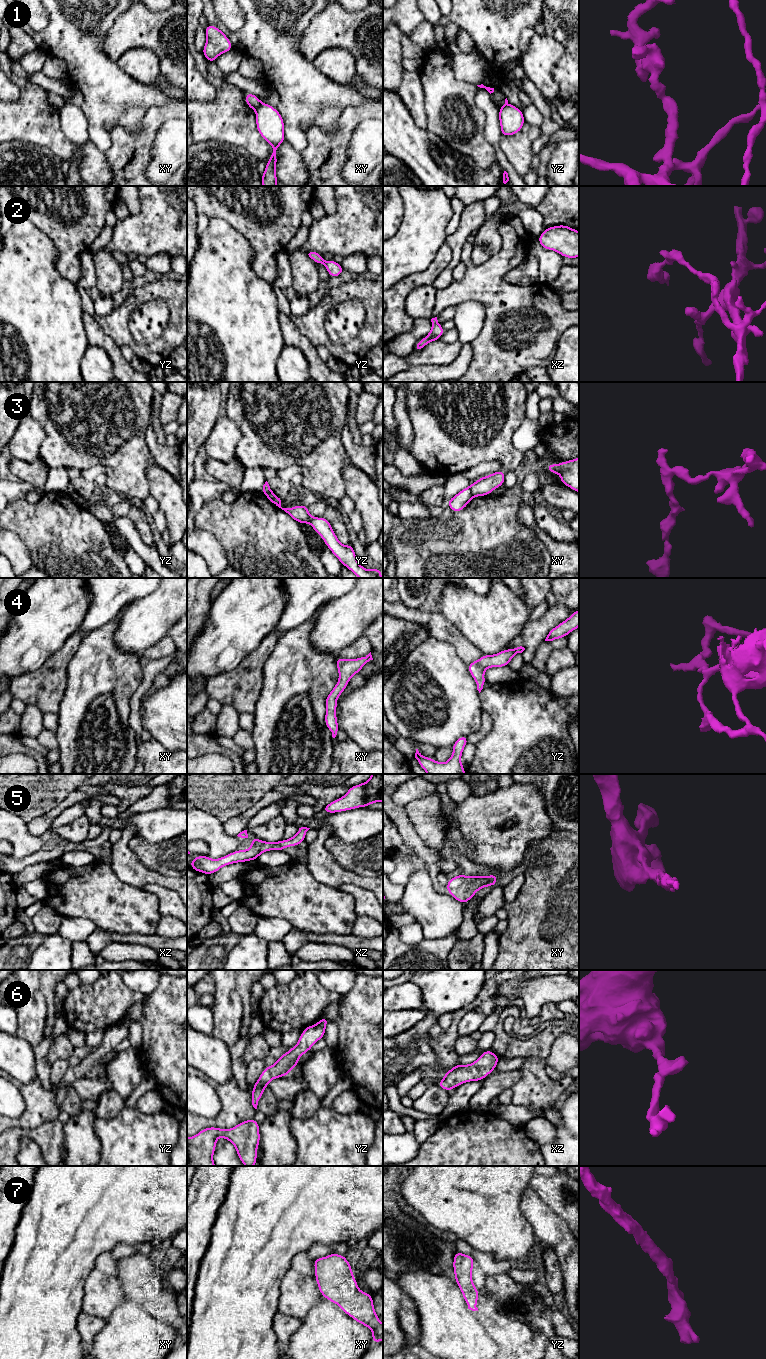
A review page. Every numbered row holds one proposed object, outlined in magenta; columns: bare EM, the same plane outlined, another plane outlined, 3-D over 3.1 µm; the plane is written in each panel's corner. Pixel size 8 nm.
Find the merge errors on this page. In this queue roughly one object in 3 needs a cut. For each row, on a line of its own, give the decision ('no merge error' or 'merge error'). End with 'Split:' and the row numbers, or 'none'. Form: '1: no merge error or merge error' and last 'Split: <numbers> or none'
1: merge error
2: no merge error
3: merge error
4: no merge error
5: no merge error
6: no merge error
7: no merge error
Split: 1, 3

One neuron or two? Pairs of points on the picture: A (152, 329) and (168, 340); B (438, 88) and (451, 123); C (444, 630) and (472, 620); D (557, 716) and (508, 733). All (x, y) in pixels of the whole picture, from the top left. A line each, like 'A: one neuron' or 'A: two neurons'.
A: two neurons
B: one neuron
C: two neurons
D: one neuron

